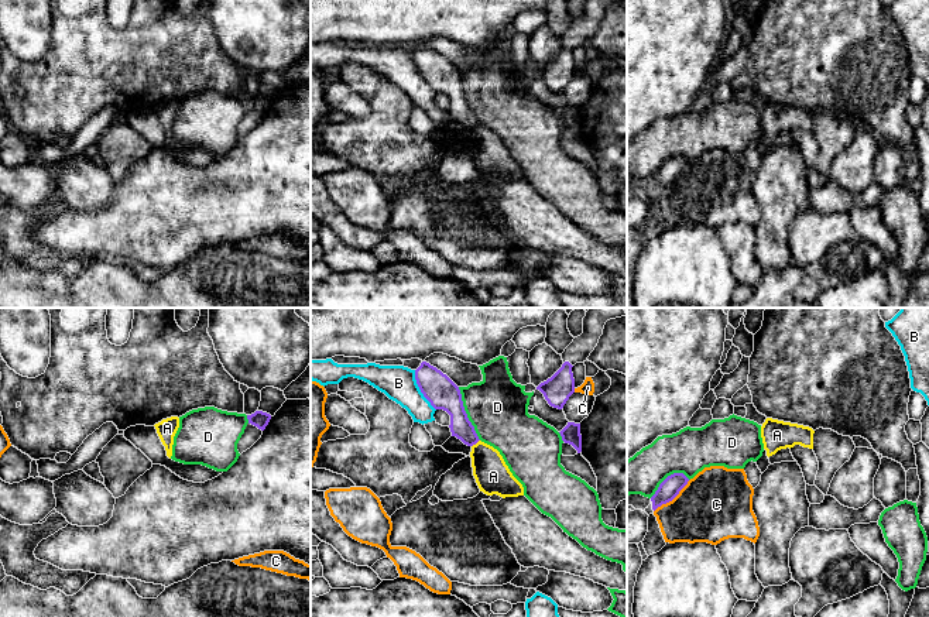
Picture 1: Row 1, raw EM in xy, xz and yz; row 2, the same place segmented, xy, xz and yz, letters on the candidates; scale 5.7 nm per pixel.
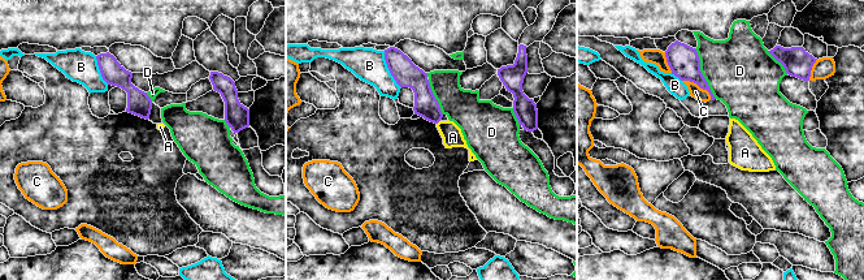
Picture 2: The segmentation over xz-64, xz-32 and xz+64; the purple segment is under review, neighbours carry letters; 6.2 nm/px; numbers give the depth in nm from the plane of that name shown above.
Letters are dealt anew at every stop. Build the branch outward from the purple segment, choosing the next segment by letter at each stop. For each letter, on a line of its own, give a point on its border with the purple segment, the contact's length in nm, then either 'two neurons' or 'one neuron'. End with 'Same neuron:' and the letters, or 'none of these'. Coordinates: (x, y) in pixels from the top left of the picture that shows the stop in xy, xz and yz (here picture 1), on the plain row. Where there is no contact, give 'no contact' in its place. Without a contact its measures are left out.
A: contact xz (475, 127); length 60 nm; two neurons
B: contact xz (420, 72); length 260 nm; two neurons
C: contact yz (672, 182); length 280 nm; two neurons
D: contact xz (466, 98); length 340 nm; two neurons
Same neuron: none of these

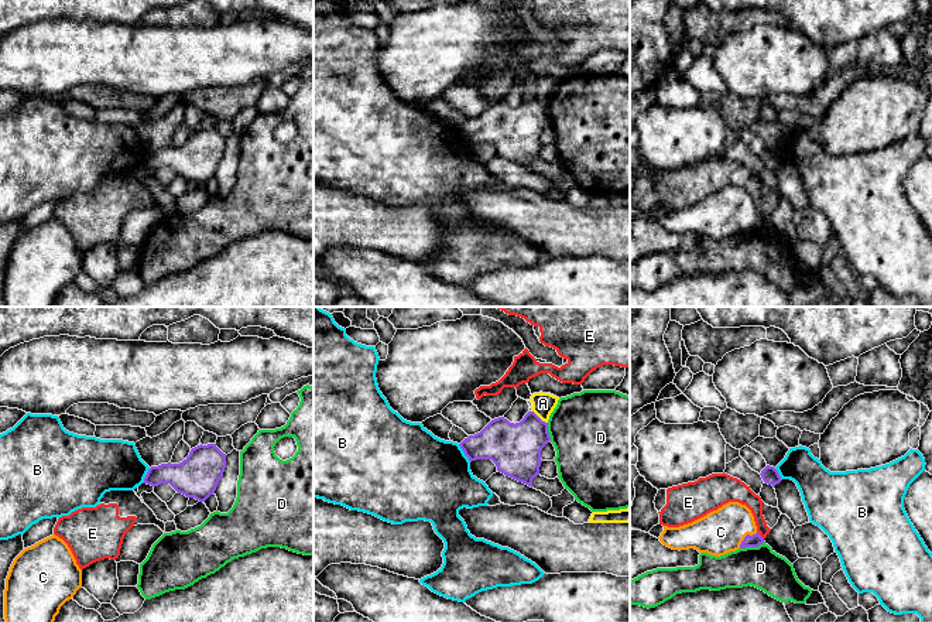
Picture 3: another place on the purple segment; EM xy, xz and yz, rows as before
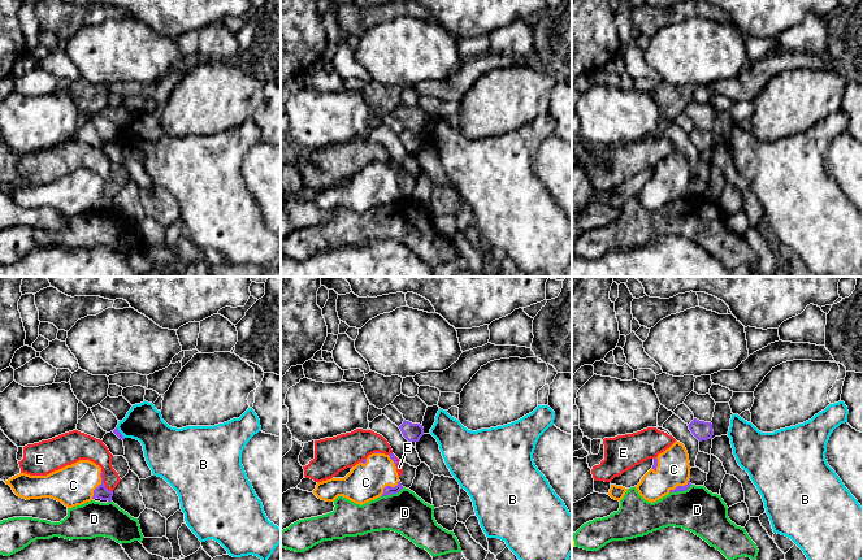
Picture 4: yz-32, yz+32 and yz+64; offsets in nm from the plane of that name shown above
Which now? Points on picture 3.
A: contact xz (538, 101); length 120 nm; two neurons
B: contact xz (463, 135); length 130 nm; two neurons
C: contact yz (746, 219); length 140 nm; one neuron
D: contact yz (751, 229); length 150 nm; two neurons
E: contact yz (759, 218); length 70 nm; two neurons
Same neuron: C

